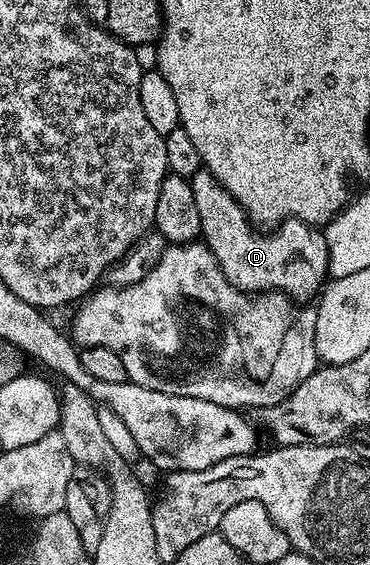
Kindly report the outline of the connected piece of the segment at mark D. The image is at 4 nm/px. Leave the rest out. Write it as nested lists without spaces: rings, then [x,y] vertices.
[[[204,167],[192,177],[190,187],[199,211],[200,240],[215,255],[223,275],[235,288],[251,294],[284,293],[301,303],[322,292],[330,271],[329,249],[320,228],[289,219],[275,231],[258,231],[244,207]]]

